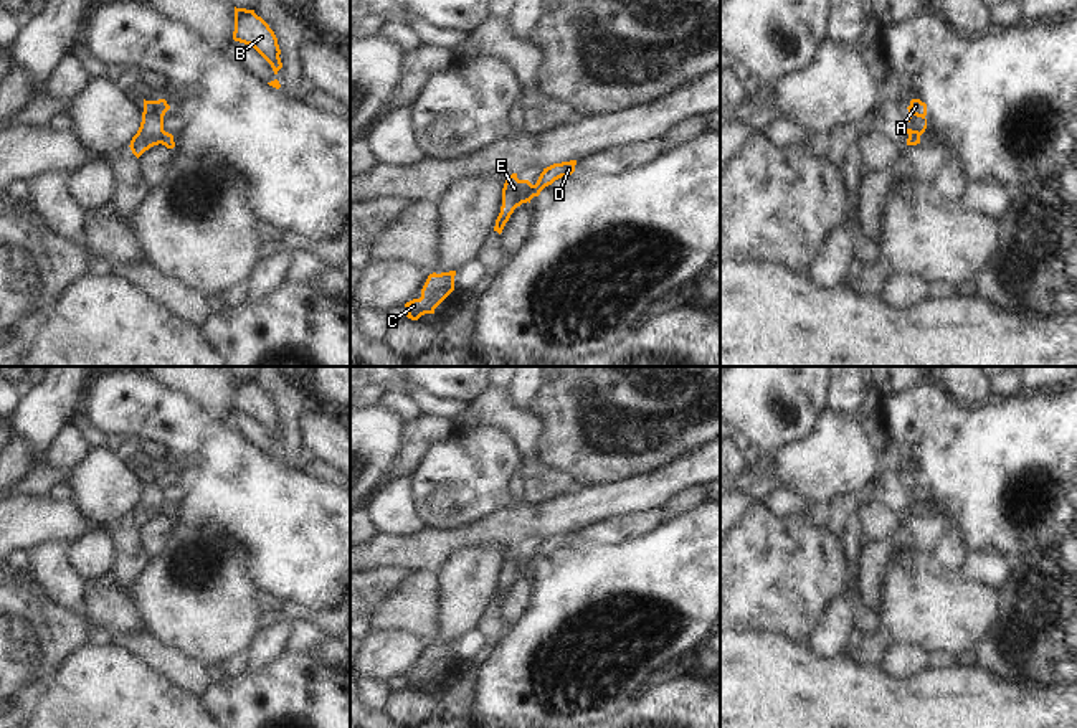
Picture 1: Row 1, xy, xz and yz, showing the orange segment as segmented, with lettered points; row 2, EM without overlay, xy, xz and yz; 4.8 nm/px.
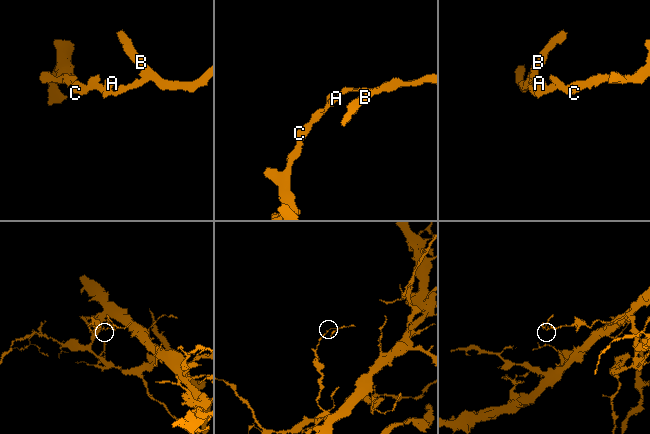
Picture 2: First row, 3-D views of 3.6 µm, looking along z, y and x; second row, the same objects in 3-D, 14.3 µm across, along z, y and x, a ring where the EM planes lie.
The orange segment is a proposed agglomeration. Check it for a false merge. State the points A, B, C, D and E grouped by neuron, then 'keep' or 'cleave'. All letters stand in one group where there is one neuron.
A C E / B D | cleave

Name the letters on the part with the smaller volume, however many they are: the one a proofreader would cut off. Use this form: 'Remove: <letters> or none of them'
Remove: B, D

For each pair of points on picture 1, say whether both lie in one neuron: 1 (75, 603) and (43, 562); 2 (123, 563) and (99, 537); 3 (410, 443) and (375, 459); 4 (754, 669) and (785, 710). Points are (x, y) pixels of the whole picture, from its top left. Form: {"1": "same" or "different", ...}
{"1": "same", "2": "different", "3": "different", "4": "same"}

